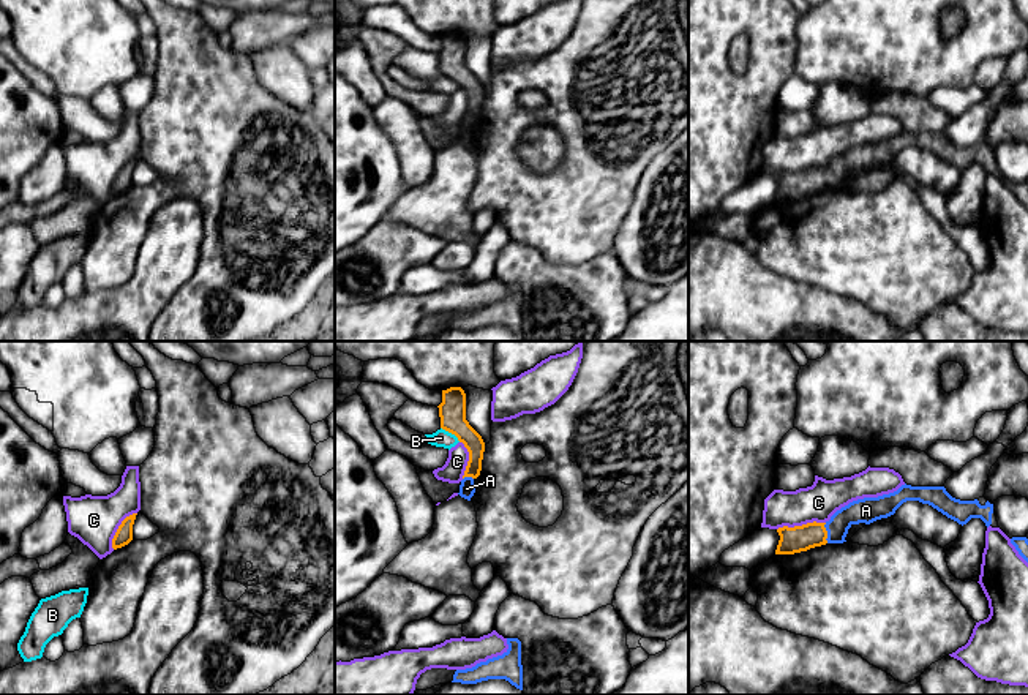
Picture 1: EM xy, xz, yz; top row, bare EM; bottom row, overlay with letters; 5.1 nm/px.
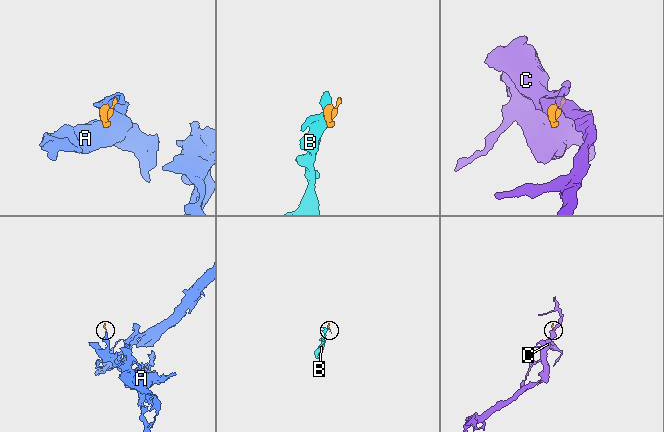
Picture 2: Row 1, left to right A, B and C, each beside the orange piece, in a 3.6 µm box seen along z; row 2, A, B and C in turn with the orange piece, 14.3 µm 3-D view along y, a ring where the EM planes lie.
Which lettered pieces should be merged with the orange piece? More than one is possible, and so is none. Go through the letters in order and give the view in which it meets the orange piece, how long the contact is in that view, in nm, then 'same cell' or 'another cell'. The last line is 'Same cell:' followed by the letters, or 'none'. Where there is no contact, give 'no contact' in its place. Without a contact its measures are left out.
A: yz | 110 nm | same cell
B: xz | 130 nm | another cell
C: yz | 260 nm | another cell
Same cell: A

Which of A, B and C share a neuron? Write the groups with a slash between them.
A / B / C

